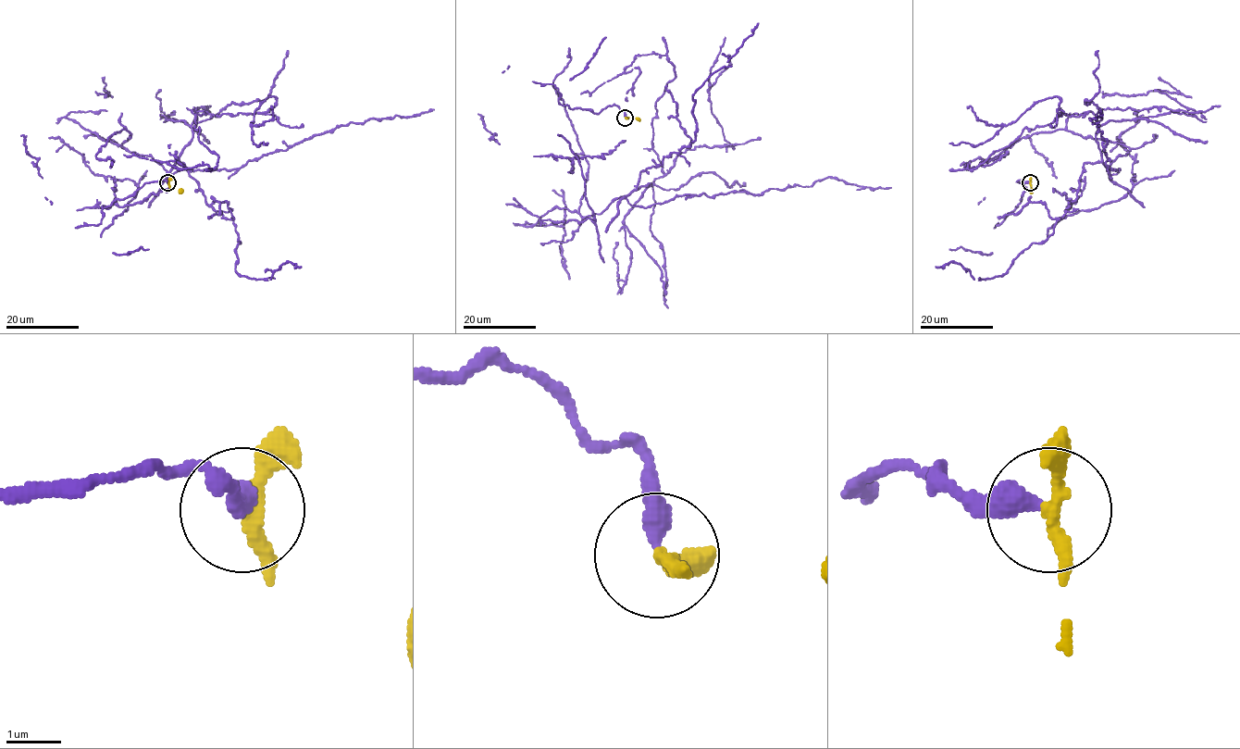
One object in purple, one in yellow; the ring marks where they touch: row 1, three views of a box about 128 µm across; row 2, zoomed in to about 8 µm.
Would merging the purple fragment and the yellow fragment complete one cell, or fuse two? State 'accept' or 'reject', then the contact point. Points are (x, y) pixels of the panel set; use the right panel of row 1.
accept; at (1030, 182)

